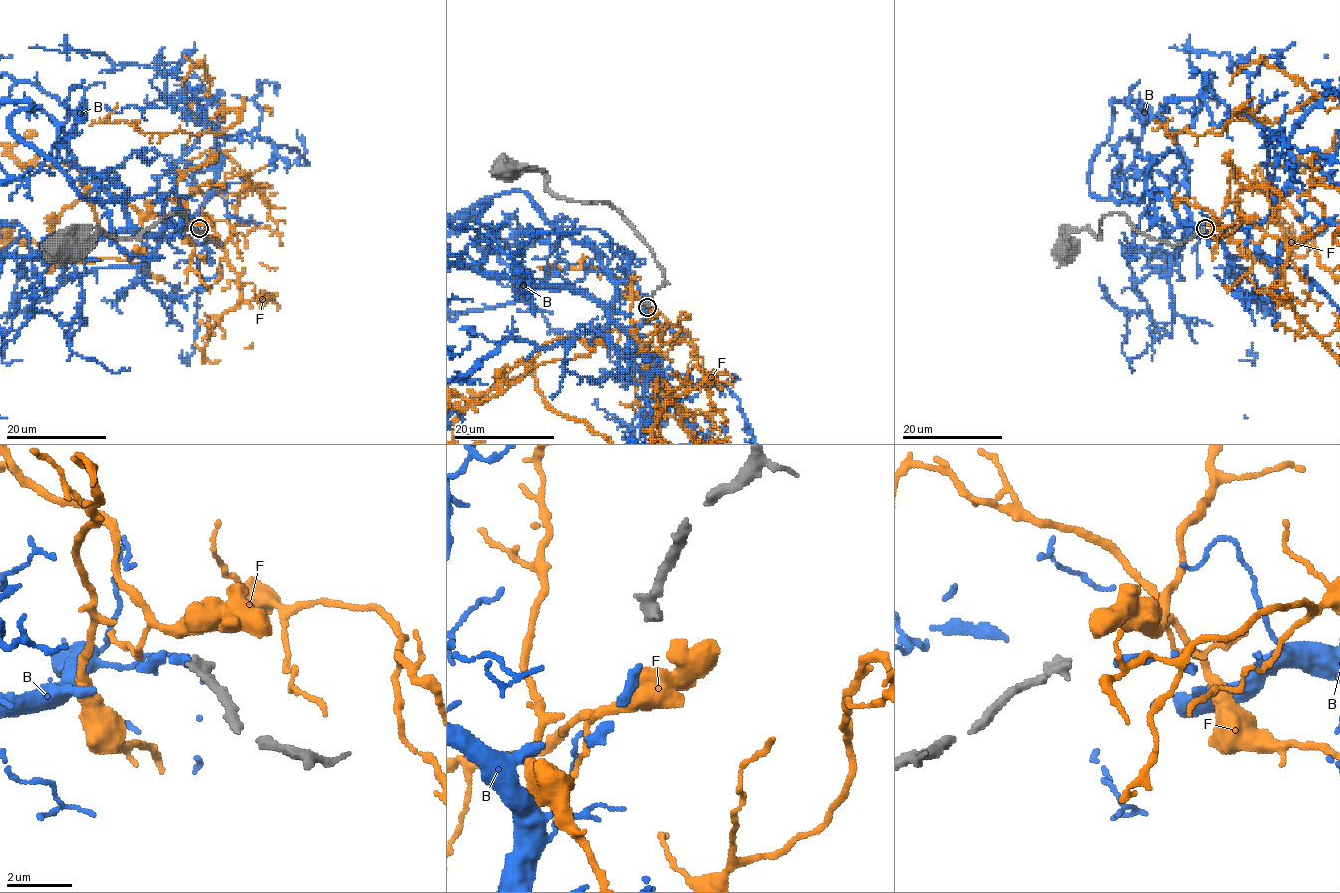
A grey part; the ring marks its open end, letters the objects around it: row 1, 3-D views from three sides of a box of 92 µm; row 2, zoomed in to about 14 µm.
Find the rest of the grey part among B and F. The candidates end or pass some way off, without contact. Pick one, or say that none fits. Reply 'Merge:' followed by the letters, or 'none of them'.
Merge: B

